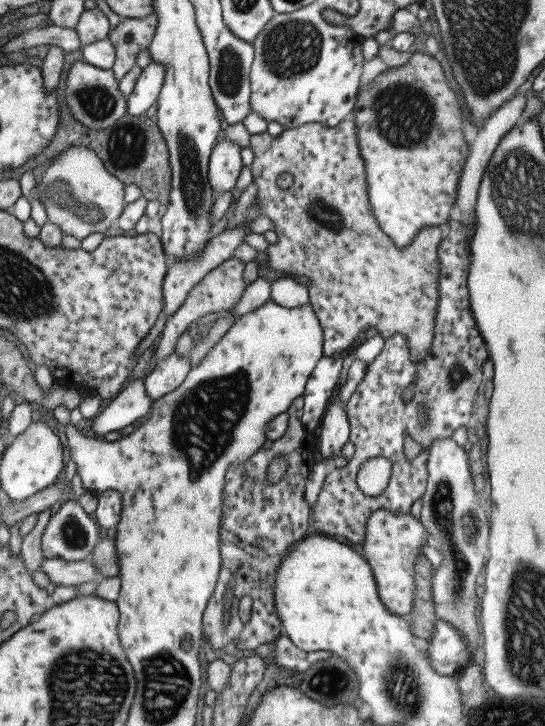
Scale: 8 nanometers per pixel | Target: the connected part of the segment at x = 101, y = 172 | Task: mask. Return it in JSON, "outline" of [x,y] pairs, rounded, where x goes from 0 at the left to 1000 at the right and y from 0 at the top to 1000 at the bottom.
{"outline":[[[132,201],[92,223],[77,247],[59,264],[53,275],[73,274],[86,288],[86,306],[106,309],[117,325],[138,325],[154,331],[163,321],[191,321],[213,311],[231,282],[229,255],[213,241],[194,234],[176,209],[154,201]]]}

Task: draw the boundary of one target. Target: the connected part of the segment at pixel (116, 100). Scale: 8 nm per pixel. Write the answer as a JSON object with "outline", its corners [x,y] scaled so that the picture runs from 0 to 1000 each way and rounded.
{"outline":[[[152,81],[139,83],[125,94],[117,118],[110,120],[110,138],[136,164],[161,176],[194,178],[233,156],[233,136],[218,125],[209,98],[180,94]]]}

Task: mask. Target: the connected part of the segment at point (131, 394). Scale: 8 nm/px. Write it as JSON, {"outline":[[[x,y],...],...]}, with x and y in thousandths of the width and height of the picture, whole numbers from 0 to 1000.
{"outline":[[[244,518],[209,551],[193,555],[189,563],[169,577],[169,592],[178,603],[209,592],[222,592],[244,581],[268,573],[283,554],[266,539],[264,522]]]}

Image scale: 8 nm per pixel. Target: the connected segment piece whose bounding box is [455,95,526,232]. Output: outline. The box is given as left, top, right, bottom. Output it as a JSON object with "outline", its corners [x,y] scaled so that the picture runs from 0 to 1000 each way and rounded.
{"outline":[[[943,131],[936,138],[930,138],[914,153],[906,153],[901,158],[888,167],[881,182],[873,185],[873,193],[866,197],[866,204],[861,207],[859,218],[855,226],[848,233],[844,241],[844,251],[840,251],[840,270],[837,270],[835,284],[840,285],[840,289],[853,298],[850,309],[853,314],[862,320],[866,317],[866,309],[870,309],[872,300],[872,281],[875,277],[875,266],[881,260],[881,253],[884,244],[890,236],[890,231],[895,229],[895,220],[899,215],[906,212],[906,207],[914,204],[917,193],[943,176],[943,172],[950,171],[954,160],[958,160],[958,153],[965,146],[965,134],[961,131]]]}

